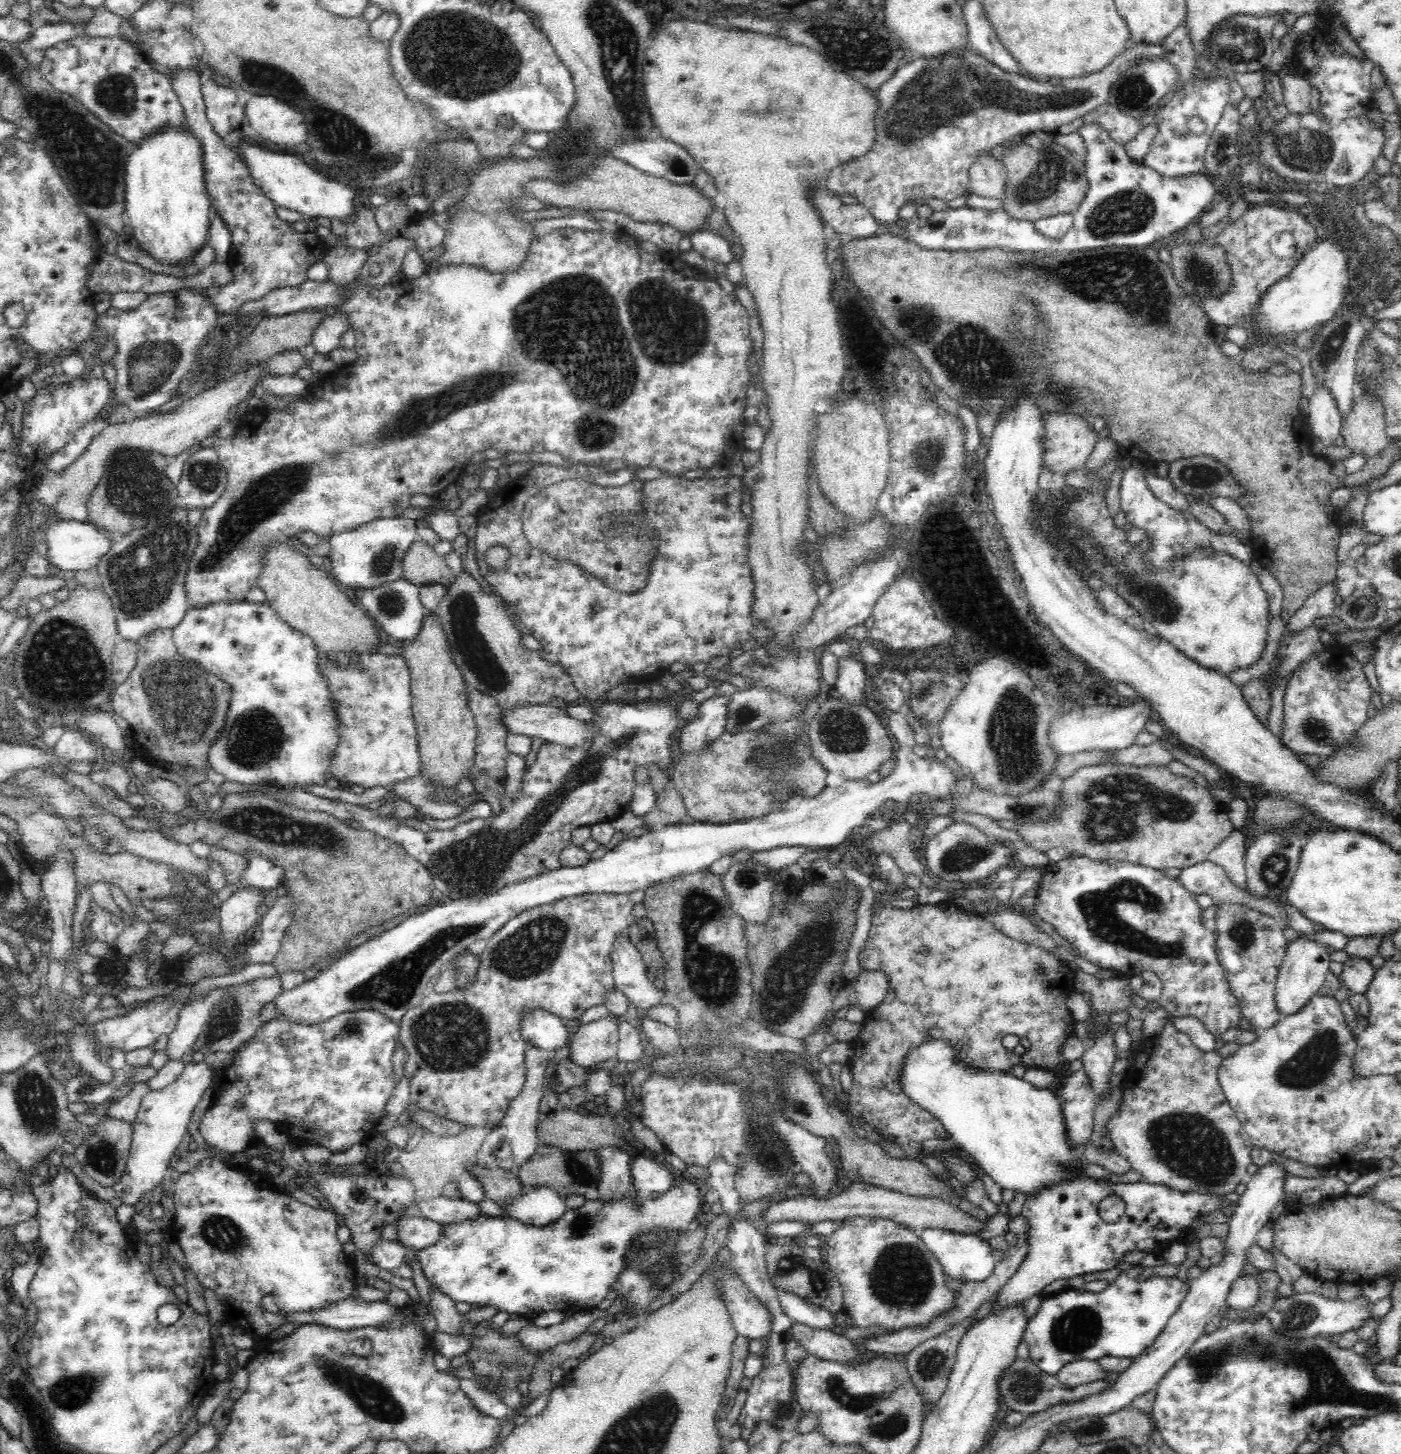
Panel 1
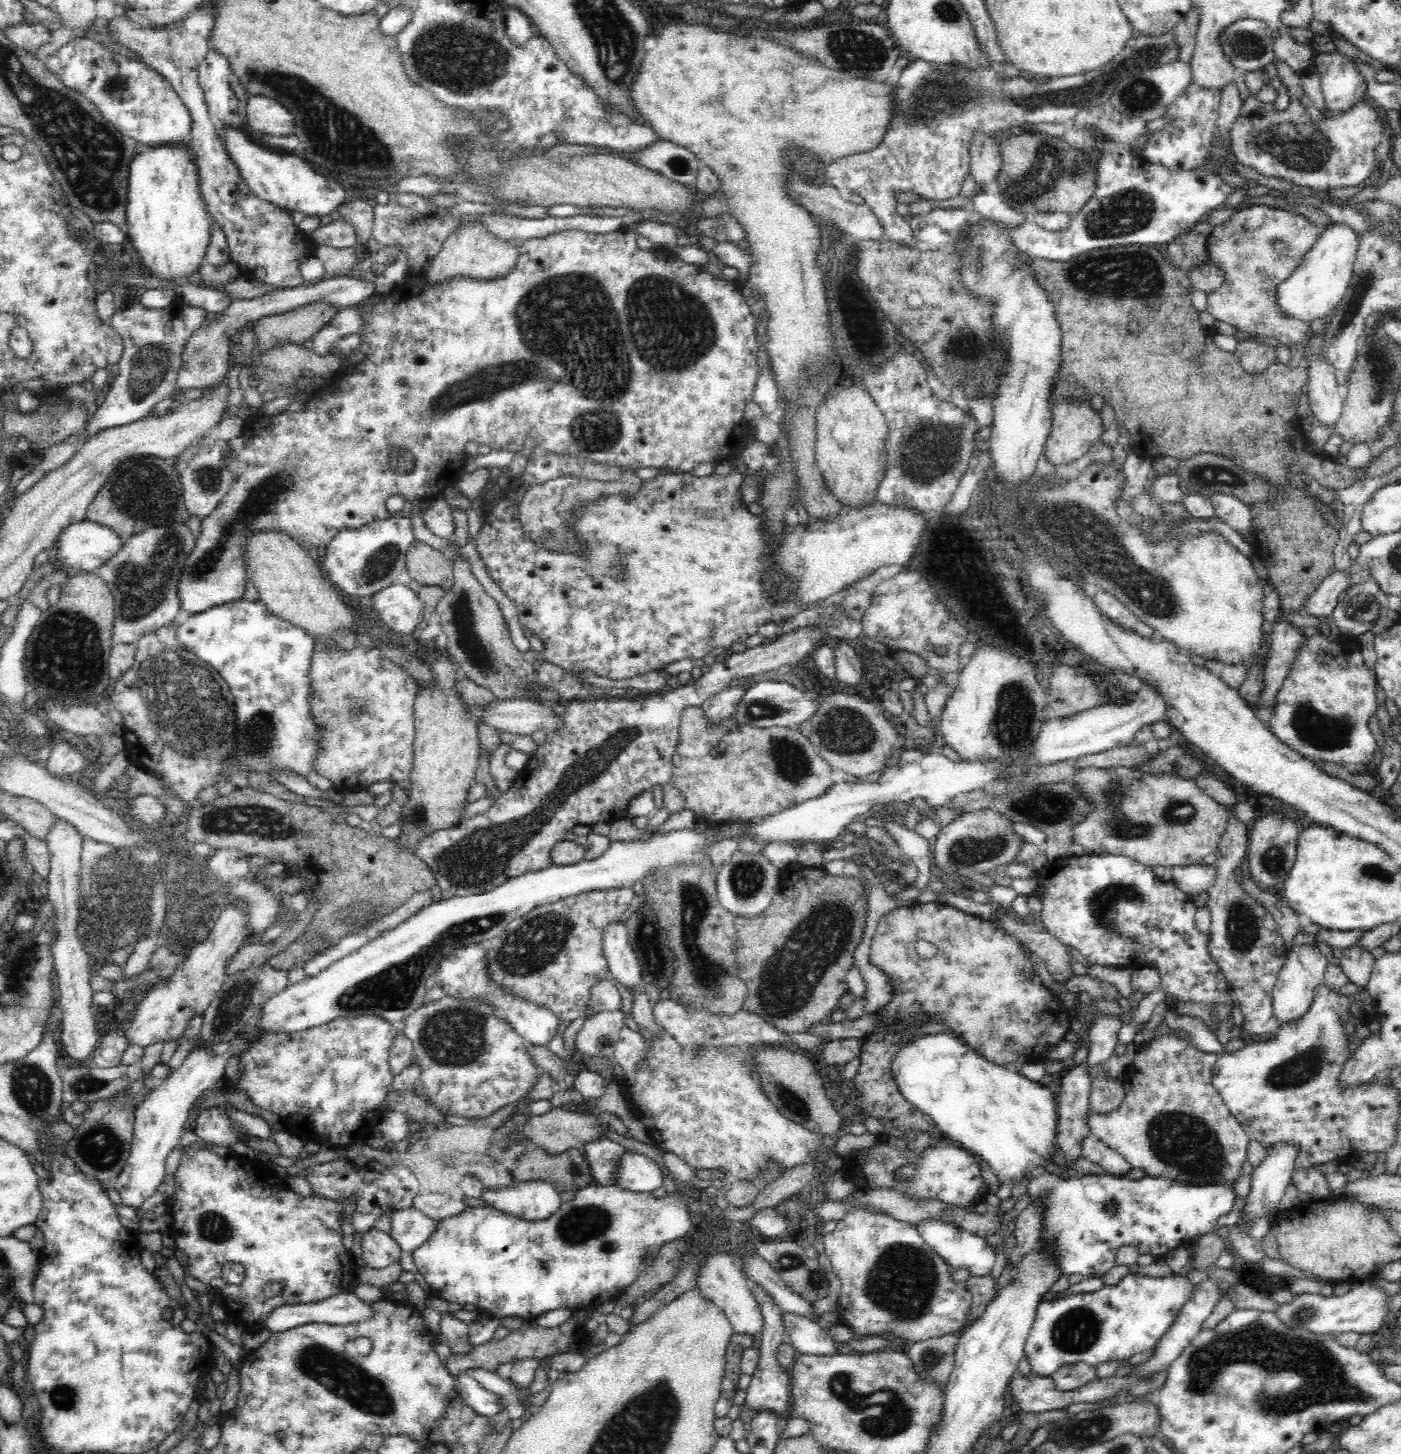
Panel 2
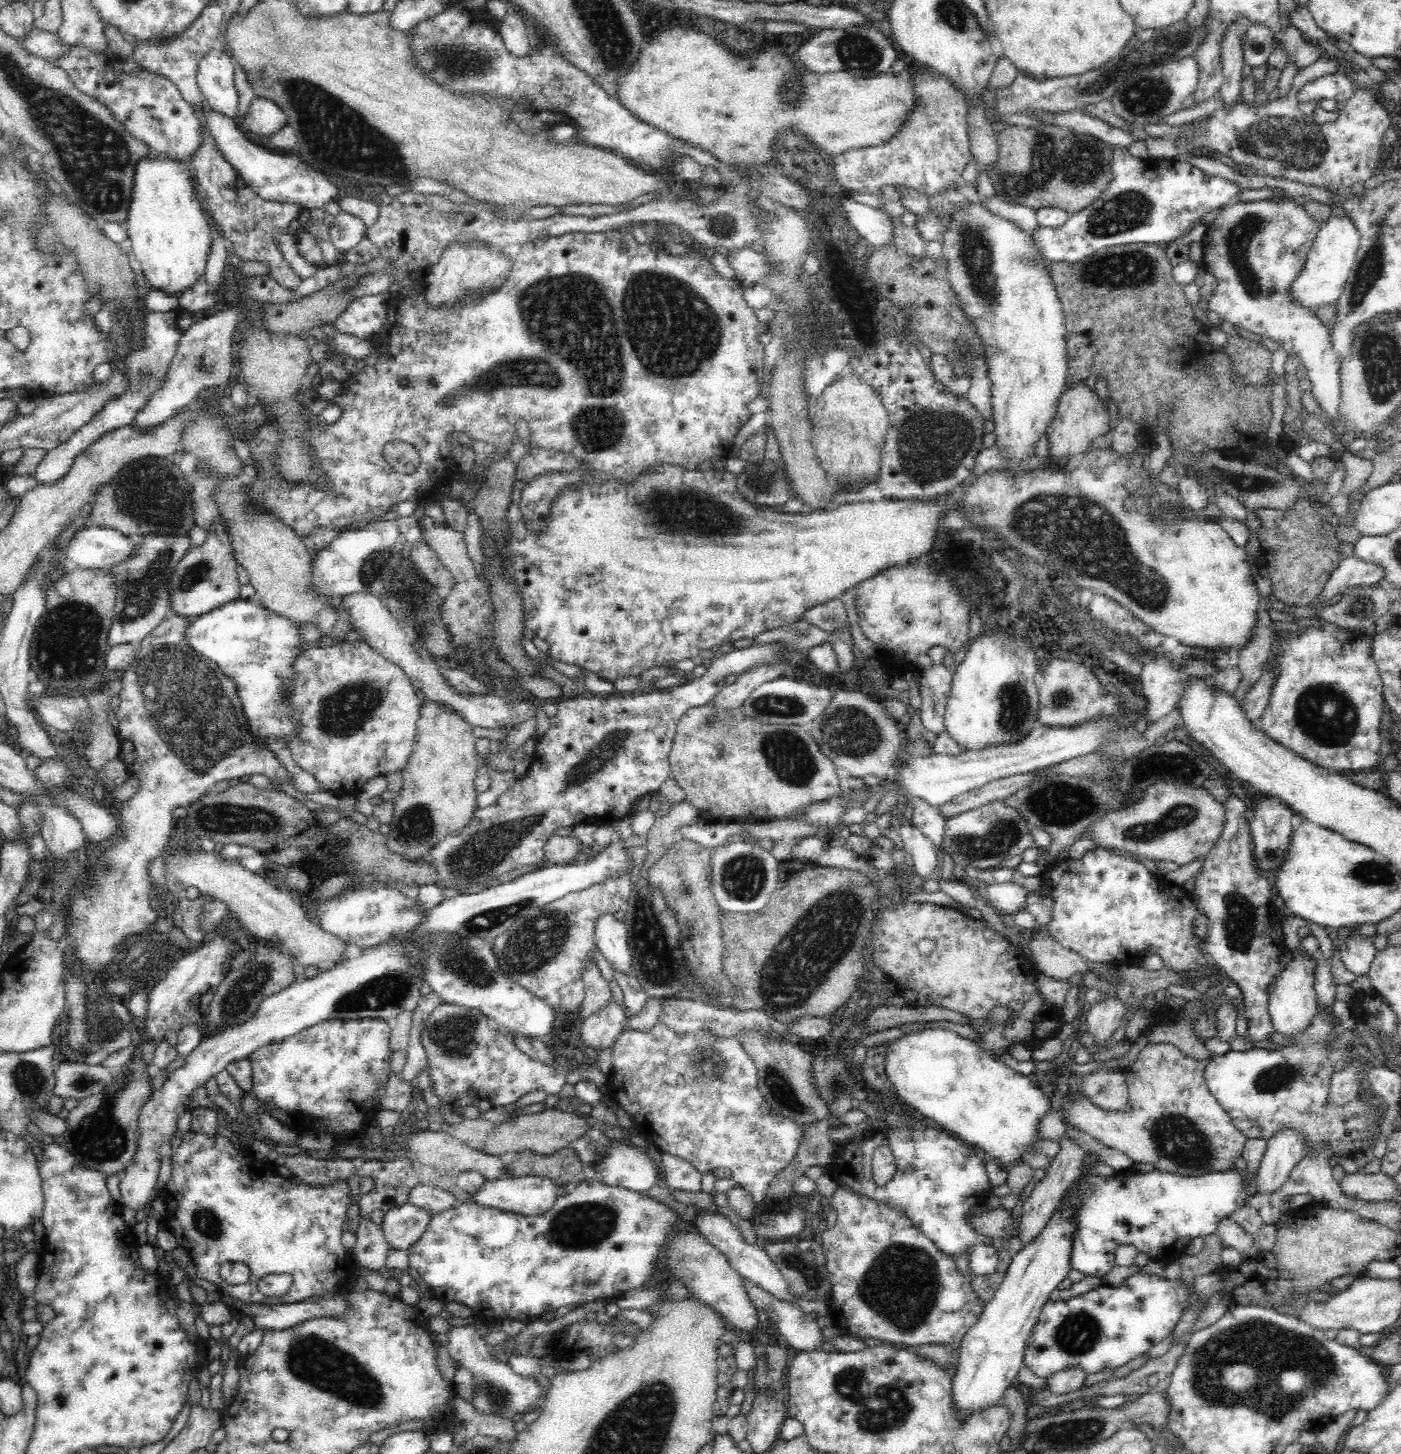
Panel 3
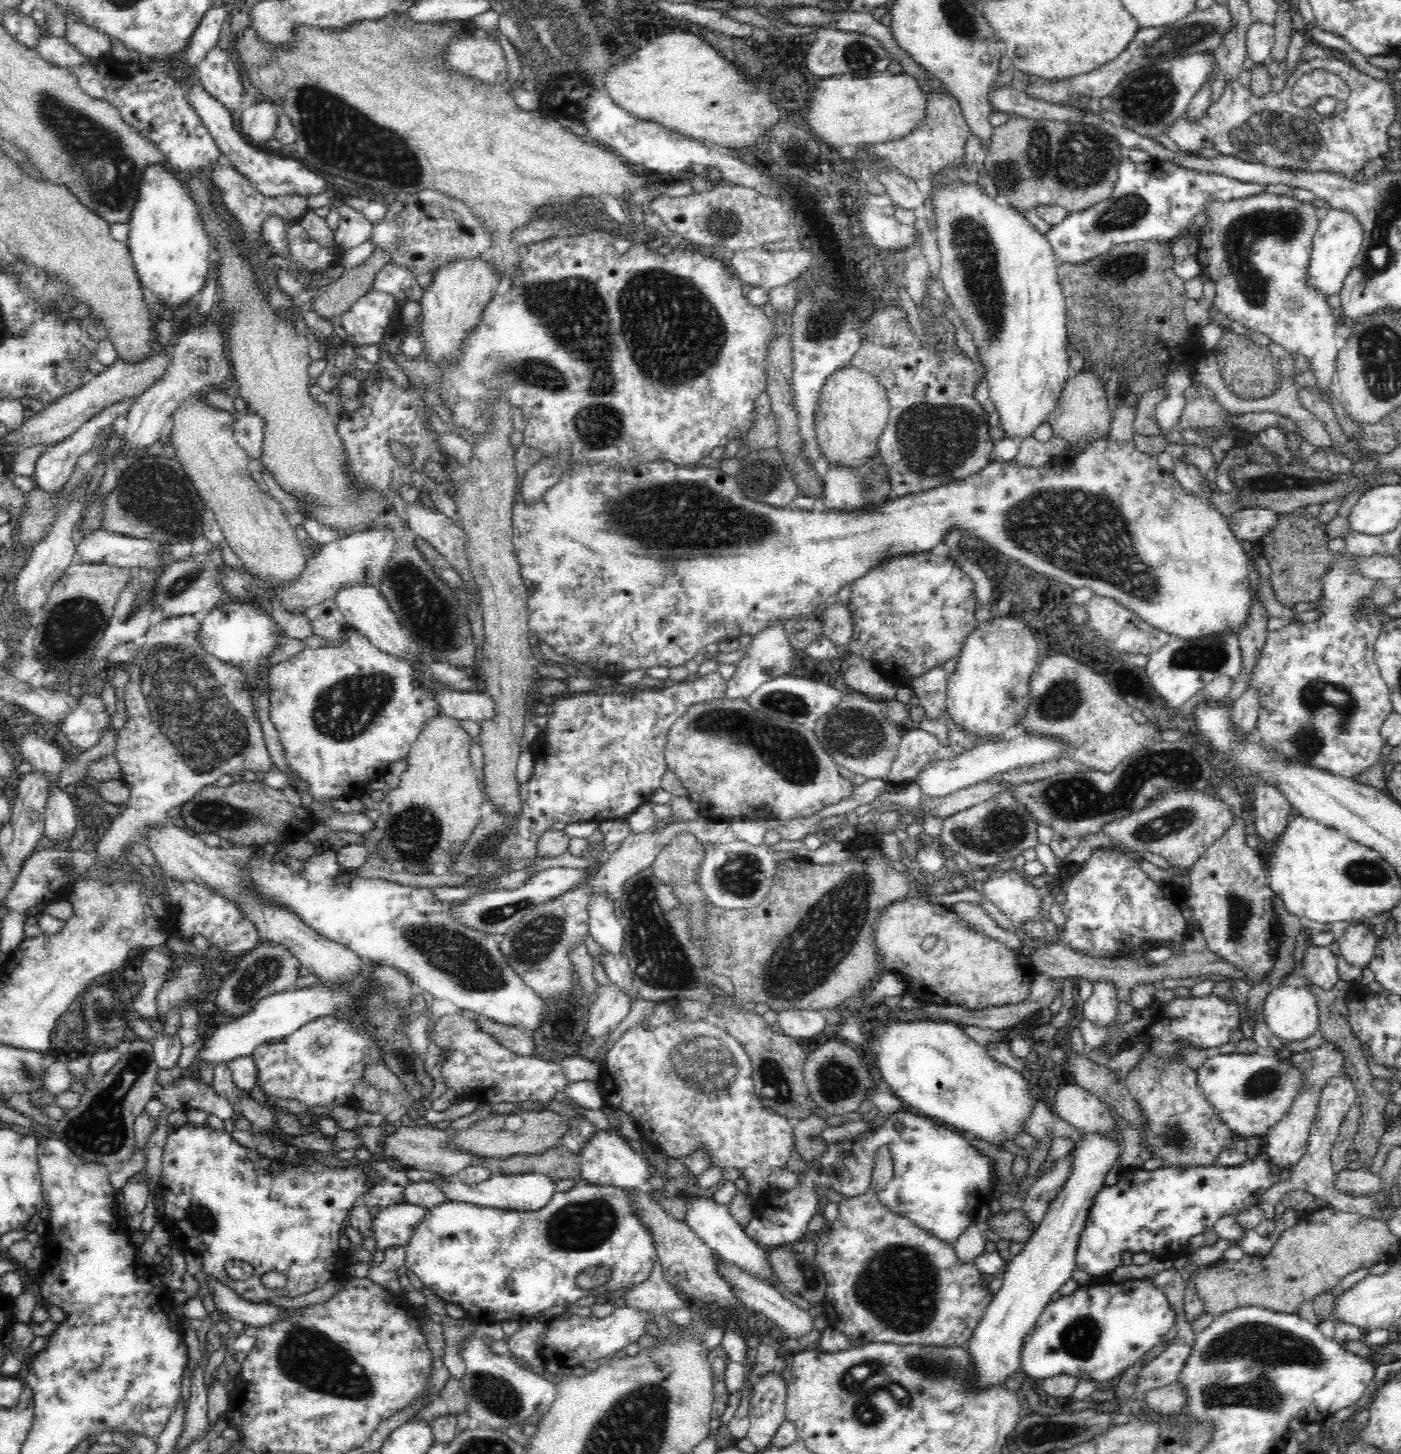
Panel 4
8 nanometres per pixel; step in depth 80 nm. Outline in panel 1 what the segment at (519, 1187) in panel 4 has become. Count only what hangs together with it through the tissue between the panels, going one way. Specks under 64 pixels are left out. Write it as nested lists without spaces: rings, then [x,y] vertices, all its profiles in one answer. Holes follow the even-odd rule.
[[[548,1186],[522,1187],[523,1195],[505,1208],[509,1218],[543,1228],[554,1224],[567,1212],[564,1198],[554,1189]]]

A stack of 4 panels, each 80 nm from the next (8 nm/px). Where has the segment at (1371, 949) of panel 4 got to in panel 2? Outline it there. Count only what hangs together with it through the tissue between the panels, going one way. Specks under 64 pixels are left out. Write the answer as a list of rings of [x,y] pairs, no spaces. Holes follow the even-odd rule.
[[[1352,945],[1343,950],[1343,956],[1339,962],[1344,975],[1348,977],[1348,982],[1358,986],[1359,990],[1367,987],[1375,963],[1370,952]]]

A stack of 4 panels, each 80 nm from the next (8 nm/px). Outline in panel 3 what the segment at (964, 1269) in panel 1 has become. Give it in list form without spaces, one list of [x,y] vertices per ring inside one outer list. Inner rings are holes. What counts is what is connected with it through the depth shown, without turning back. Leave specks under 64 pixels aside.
[[[902,1124],[896,1132],[880,1131],[862,1146],[844,1145],[835,1152],[834,1164],[830,1166],[832,1180],[836,1180],[840,1187],[902,1212],[946,1255],[953,1258],[968,1255],[973,1275],[992,1274],[999,1263],[997,1250],[978,1239],[968,1220],[970,1208],[982,1203],[982,1198],[987,1198],[987,1193],[991,1192],[982,1160],[966,1143],[950,1138],[944,1131],[938,1132],[934,1127],[926,1126],[916,1126],[914,1130],[914,1134],[908,1134]],[[880,1145],[891,1151],[896,1166],[894,1176],[882,1186],[875,1183],[872,1172],[874,1152]]]

